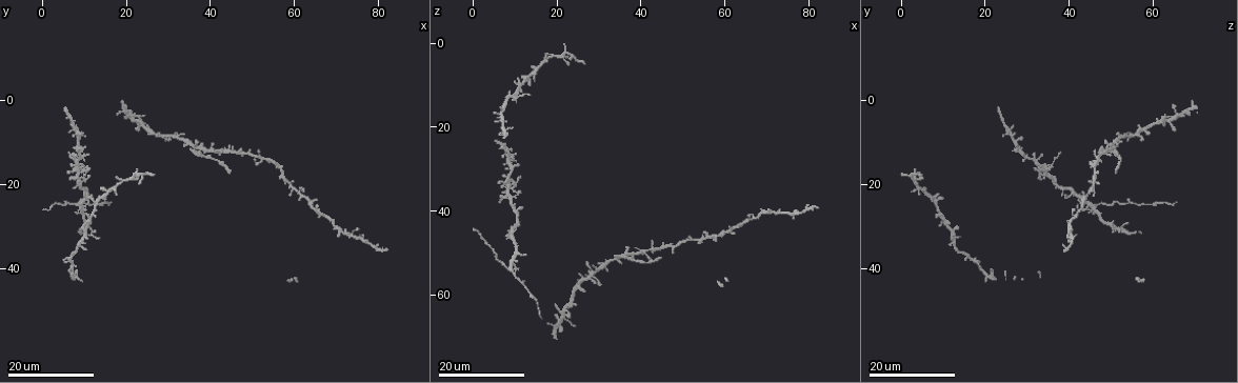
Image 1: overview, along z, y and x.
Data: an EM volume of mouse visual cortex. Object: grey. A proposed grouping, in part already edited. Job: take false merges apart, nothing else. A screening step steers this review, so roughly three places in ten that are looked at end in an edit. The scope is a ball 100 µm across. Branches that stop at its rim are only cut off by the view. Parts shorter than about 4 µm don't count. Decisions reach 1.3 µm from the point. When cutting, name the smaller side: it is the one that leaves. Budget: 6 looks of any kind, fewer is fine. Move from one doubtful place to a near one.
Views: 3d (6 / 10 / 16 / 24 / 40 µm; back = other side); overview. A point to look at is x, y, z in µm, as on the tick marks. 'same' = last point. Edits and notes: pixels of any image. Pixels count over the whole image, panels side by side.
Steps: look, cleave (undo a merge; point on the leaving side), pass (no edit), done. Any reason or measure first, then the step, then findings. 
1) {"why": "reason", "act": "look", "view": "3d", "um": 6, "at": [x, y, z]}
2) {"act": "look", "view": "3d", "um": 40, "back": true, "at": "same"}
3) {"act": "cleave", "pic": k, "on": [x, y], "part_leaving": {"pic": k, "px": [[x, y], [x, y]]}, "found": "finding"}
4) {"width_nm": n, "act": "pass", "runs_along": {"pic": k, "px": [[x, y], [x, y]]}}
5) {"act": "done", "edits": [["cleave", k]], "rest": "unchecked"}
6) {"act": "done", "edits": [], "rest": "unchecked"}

{"why": "looks like a crossing", "act": "look", "view": "3d", "um": 16, "at": [29.5, 8.5, 54.5]}

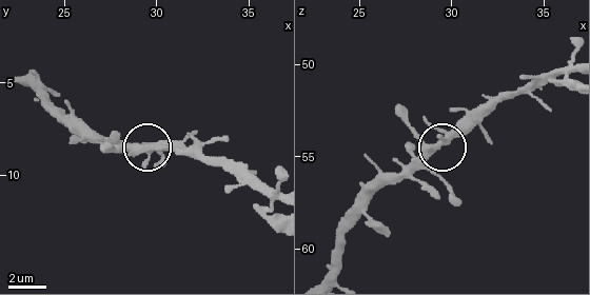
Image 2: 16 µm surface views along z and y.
{"act": "look", "view": "3d", "um": 6, "at": [28.8, 8.4, 54.8]}

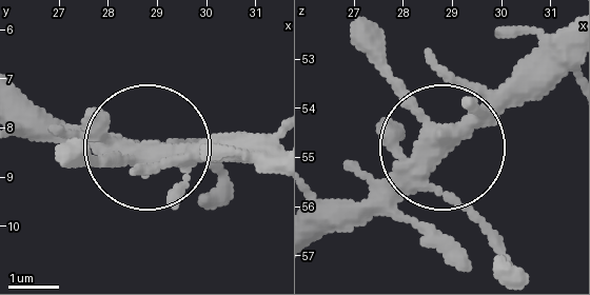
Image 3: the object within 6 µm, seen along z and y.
{"width_nm": 340, "act": "pass", "runs_along": {"pic": 3, "px": [[354, 18], [358, 52], [434, 149], [358, 223]]}, "found": "continuous, no second neuron"}

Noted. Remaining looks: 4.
{"why": "side arm on a straight run", "act": "look", "view": "3d", "um": 24, "at": [65.0, 26.5, 42.0]}

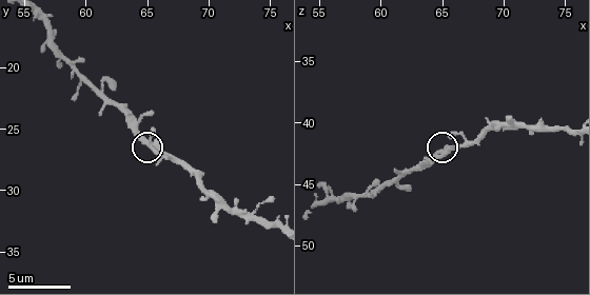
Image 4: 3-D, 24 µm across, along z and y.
{"act": "look", "view": "3d", "um": 10, "at": [65.2, 26.2, 42.6]}

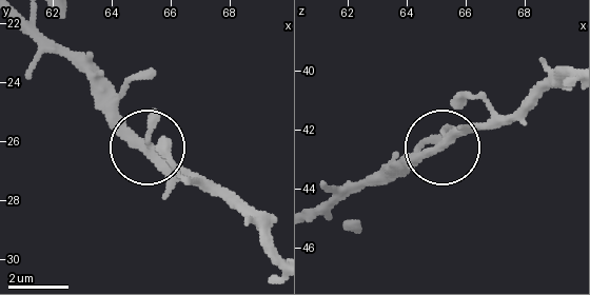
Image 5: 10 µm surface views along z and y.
{"act": "look", "view": "3d", "um": 10, "back": true, "at": [64.9, 26.2, 42.6]}

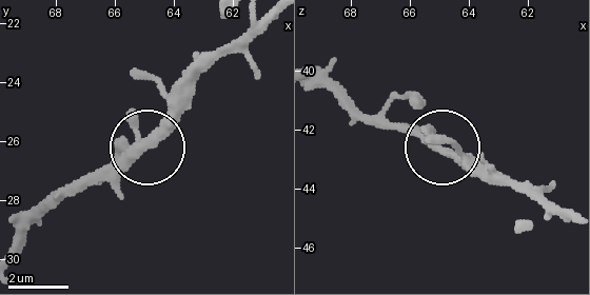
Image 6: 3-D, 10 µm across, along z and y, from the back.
{"arms": 3, "act": "pass", "found": "continuous, no second neuron"}

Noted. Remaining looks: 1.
{"why": "side arm on a straight run", "act": "look", "view": "3d", "um": 10, "at": [57.8, 18.8, 46.2]}

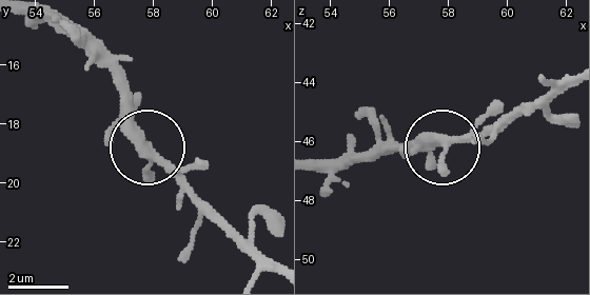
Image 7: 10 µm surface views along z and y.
{"width_nm": 280, "act": "pass", "found": "continuous, no second neuron"}

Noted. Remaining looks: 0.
{"act": "done", "edits": [], "rest": "unchecked"}

